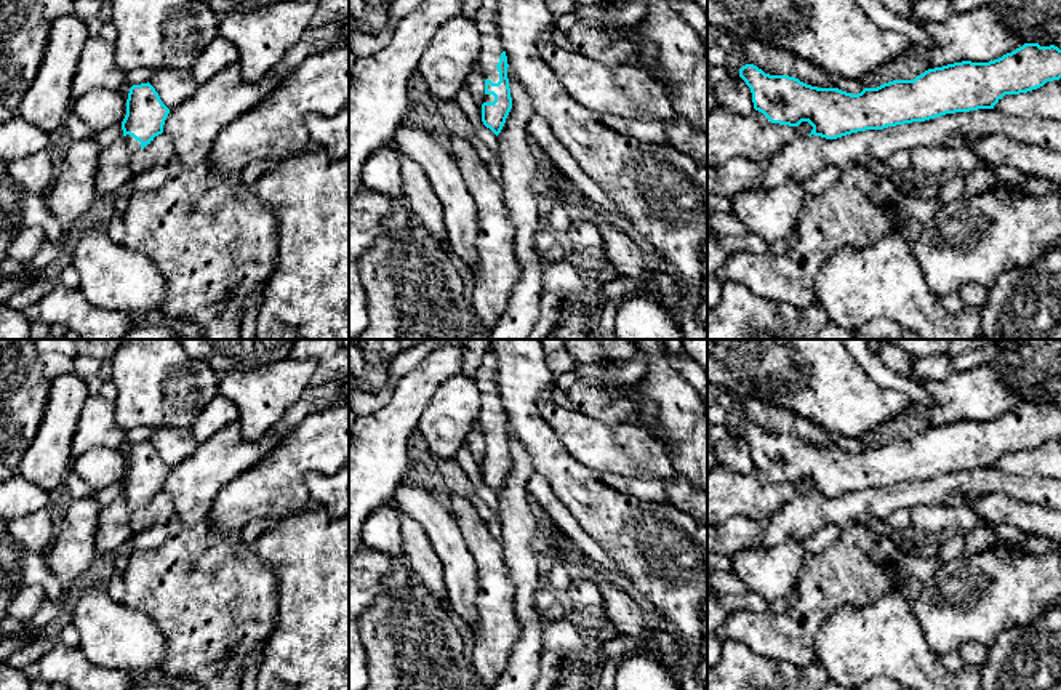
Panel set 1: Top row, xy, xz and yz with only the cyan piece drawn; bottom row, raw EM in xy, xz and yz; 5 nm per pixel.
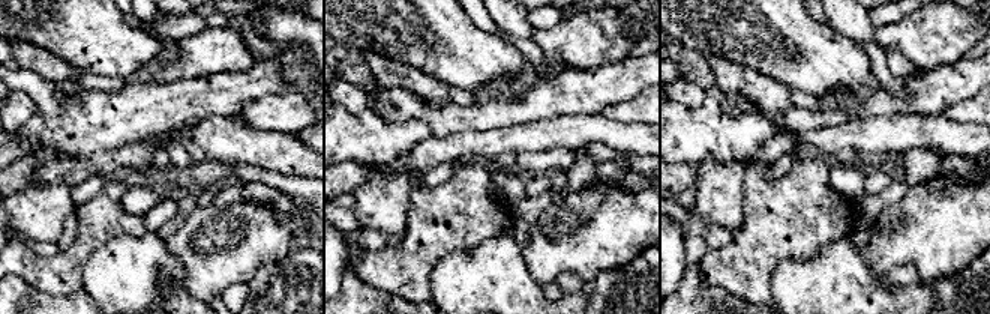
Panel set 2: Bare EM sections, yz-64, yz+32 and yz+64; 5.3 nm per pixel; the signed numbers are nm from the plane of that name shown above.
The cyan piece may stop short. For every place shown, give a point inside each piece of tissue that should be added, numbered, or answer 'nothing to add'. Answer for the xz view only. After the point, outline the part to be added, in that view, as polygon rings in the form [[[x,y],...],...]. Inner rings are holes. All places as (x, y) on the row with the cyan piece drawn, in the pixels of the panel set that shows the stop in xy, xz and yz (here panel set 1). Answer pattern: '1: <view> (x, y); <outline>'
1: xz (485, 18); [[[482,0],[478,11],[475,13],[475,27],[480,35],[480,56],[478,66],[483,70],[485,80],[493,83],[499,82],[499,72],[496,69],[504,46],[499,37],[498,27],[498,6],[494,0]]]

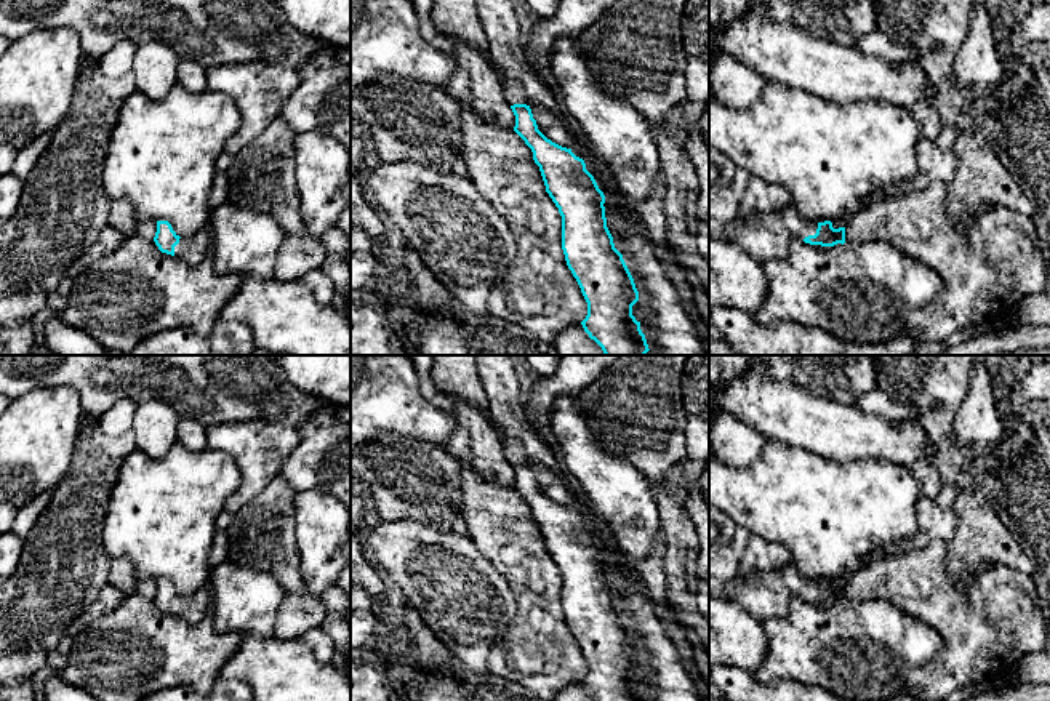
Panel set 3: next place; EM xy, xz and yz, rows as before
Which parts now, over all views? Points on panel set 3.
1: yz (764, 237); [[[786,205],[779,211],[741,218],[736,214],[728,222],[727,240],[741,246],[759,262],[775,258],[786,258],[789,243],[815,235],[818,222],[805,219],[794,205]]]

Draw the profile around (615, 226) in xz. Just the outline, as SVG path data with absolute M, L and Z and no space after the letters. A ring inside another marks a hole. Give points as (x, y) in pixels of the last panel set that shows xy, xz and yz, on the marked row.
M605 200L603 206L605 206L607 227L613 237L615 248L621 253L621 234L624 230L624 226L616 218L615 211L610 208L607 200Z

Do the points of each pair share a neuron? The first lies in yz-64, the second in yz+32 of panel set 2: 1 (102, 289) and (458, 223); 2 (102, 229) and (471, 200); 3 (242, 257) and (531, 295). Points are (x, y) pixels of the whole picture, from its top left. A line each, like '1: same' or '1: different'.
1: different
2: same
3: different

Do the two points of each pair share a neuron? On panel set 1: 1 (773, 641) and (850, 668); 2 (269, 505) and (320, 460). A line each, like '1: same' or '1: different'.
1: different
2: same

